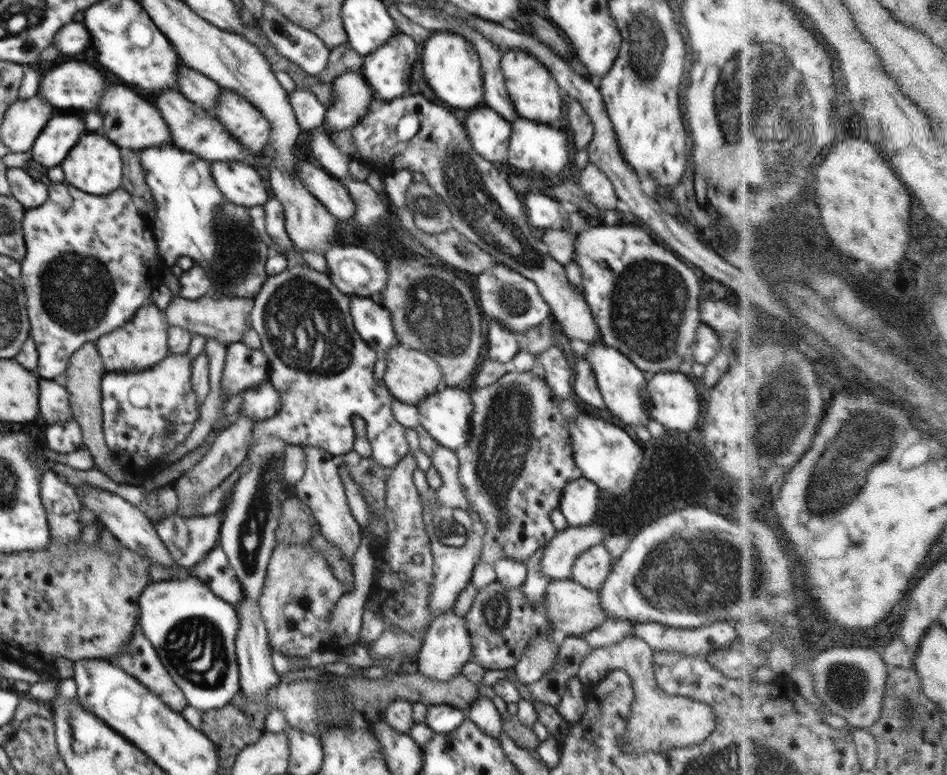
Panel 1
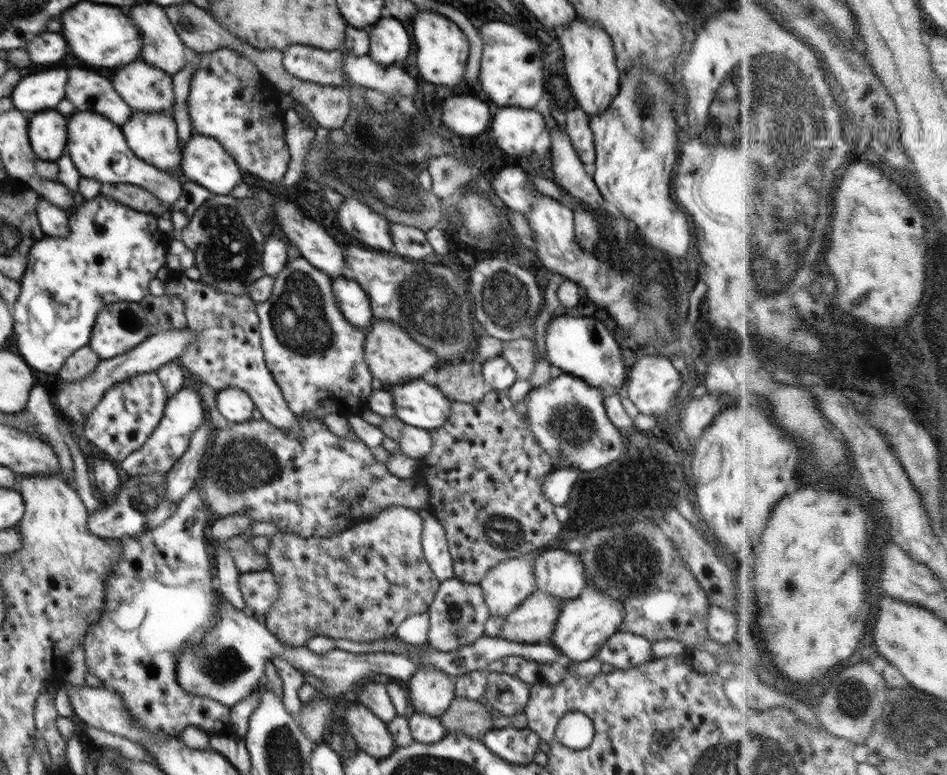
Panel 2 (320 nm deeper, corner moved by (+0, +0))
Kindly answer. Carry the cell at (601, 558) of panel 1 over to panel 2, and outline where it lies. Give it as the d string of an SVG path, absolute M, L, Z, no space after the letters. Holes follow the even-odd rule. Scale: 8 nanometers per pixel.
M549 549L536 557L533 573L535 590L564 601L580 596L587 586L587 574L577 554L564 549Z

